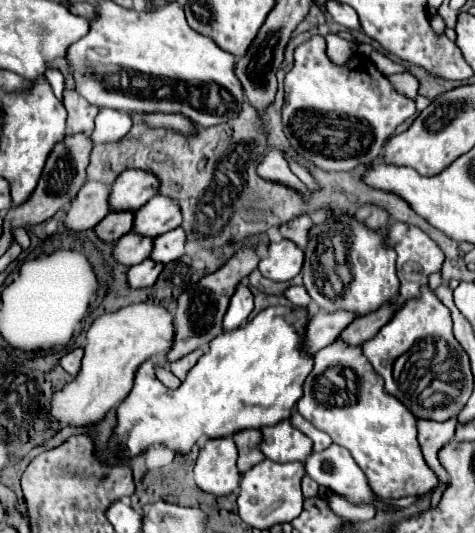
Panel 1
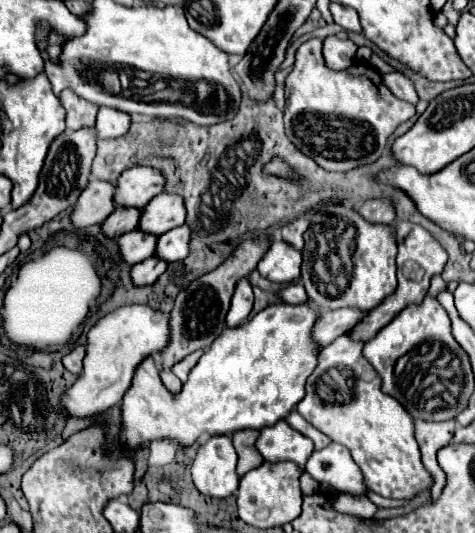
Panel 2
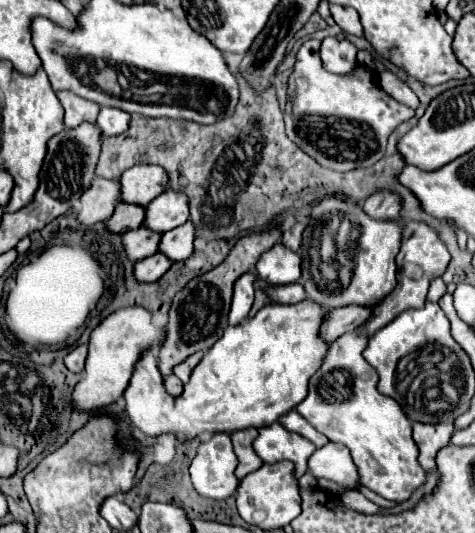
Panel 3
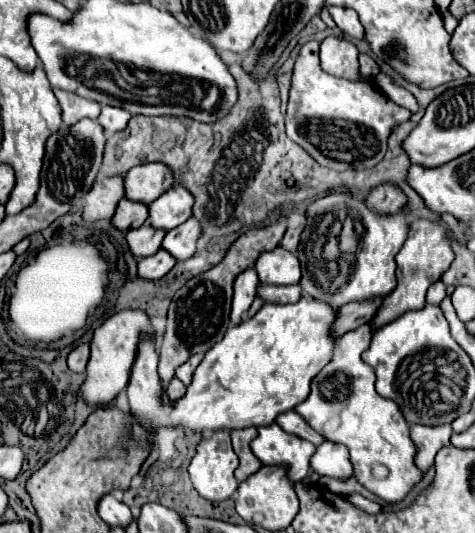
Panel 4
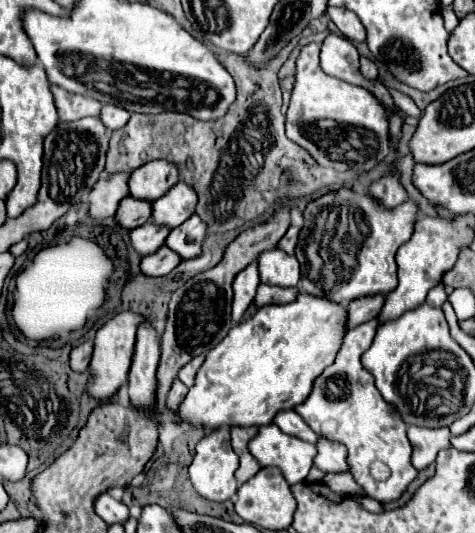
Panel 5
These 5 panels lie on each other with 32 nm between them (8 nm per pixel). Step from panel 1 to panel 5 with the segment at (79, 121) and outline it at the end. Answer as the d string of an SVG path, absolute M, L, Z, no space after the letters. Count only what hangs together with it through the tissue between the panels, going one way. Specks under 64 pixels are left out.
M52 86L52 94L54 94L56 108L58 108L62 122L74 122L74 120L80 120L84 116L98 116L100 114L102 104L92 100L92 98L72 94L72 92L66 92L66 90L56 88L56 86Z

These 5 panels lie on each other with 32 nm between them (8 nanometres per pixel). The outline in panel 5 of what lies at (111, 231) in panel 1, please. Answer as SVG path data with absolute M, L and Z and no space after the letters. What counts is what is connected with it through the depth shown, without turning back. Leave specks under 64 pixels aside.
M124 198L118 206L118 212L116 212L116 222L126 228L126 230L134 230L142 224L146 224L150 220L150 202L146 200L136 200L136 198Z

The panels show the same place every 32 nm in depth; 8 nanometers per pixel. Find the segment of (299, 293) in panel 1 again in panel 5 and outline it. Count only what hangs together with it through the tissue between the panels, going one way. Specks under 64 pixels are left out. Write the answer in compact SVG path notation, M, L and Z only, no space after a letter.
M260 284L254 302L258 306L266 306L266 304L288 304L292 300L298 298L298 288L280 288L280 286L268 286L268 284Z

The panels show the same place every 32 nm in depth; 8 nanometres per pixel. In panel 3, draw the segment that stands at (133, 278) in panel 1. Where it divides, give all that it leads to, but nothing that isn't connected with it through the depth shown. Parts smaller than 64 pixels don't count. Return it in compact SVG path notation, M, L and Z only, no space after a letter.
M156 252L154 256L148 256L148 258L134 264L134 278L144 284L156 282L170 268L170 264L172 262L164 254Z

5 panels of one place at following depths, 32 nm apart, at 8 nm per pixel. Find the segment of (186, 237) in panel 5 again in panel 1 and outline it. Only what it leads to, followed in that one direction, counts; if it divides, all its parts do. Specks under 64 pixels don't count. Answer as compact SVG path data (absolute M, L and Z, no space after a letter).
M174 228L154 240L150 260L158 264L168 264L172 260L178 260L182 254L184 254L184 230Z

